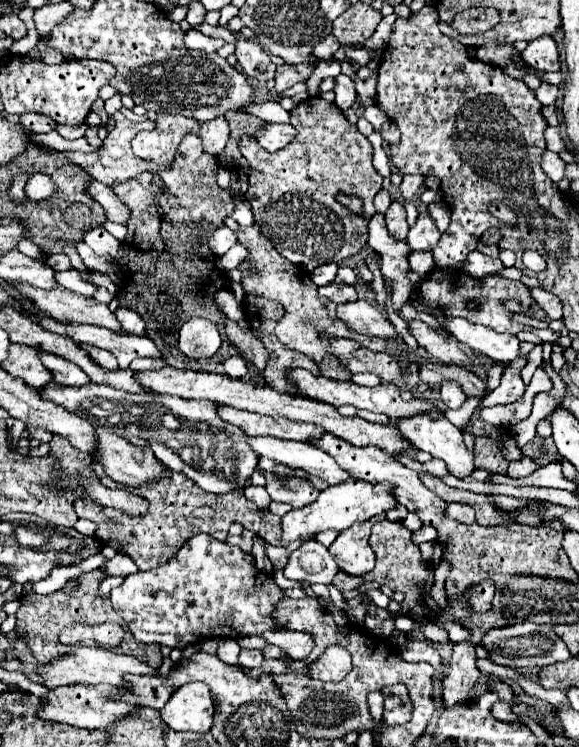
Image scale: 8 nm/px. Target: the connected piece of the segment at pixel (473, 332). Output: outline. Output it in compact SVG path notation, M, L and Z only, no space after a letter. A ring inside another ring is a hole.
M435 316L435 318L459 342L469 344L473 350L497 362L513 362L519 356L519 340L513 334L497 334L493 328L473 324L471 320L461 320L461 318L445 320L445 316Z

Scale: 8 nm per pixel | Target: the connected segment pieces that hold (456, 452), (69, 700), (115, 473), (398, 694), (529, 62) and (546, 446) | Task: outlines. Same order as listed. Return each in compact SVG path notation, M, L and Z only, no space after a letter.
M413 416L399 420L399 428L417 450L441 458L455 478L467 478L475 470L473 452L463 444L463 432L447 418L433 420L431 416Z
M59 686L47 692L47 696L43 698L43 706L37 710L37 716L41 716L43 720L65 722L77 728L103 730L103 728L111 728L117 720L137 710L137 706L131 706L117 698L121 698L121 692L113 686L103 686L103 690L95 686Z
M95 428L97 452L93 460L103 464L105 474L125 486L139 486L143 482L157 482L165 478L165 466L153 456L149 446L135 446L127 440Z
M395 684L391 688L383 688L383 698L385 698L385 712L383 720L389 726L395 724L407 724L413 716L413 702L407 694L407 688L403 684Z
M541 36L527 44L523 52L519 52L519 58L525 66L539 70L539 72L557 72L559 70L559 52L557 44L551 36Z
M535 436L529 444L525 444L521 448L521 454L531 458L533 462L537 462L539 466L547 466L551 462L561 462L561 456L555 448L555 442L553 438L541 438L541 436Z

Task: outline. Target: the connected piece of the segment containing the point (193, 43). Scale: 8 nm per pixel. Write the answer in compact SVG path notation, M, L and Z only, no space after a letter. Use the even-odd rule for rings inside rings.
M189 30L185 36L185 46L189 50L203 50L203 52L217 52L221 46L225 44L225 40L217 40L217 38L209 38L197 30Z

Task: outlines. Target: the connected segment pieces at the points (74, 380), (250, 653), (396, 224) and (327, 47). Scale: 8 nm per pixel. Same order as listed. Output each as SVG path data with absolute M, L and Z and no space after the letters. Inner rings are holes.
M41 352L41 362L53 374L53 382L63 386L85 386L89 384L89 376L71 360L61 356L53 356L49 352Z
M241 650L239 662L247 668L259 668L263 662L263 654L261 654L261 650Z
M393 202L385 214L385 222L387 222L387 230L393 238L397 240L405 240L409 224L405 220L405 208L401 202Z
M329 34L325 40L321 40L317 46L315 46L315 56L319 58L319 60L323 60L323 62L333 62L335 58L335 52L339 50L339 46L341 44L337 44L337 38L333 36L333 34Z

